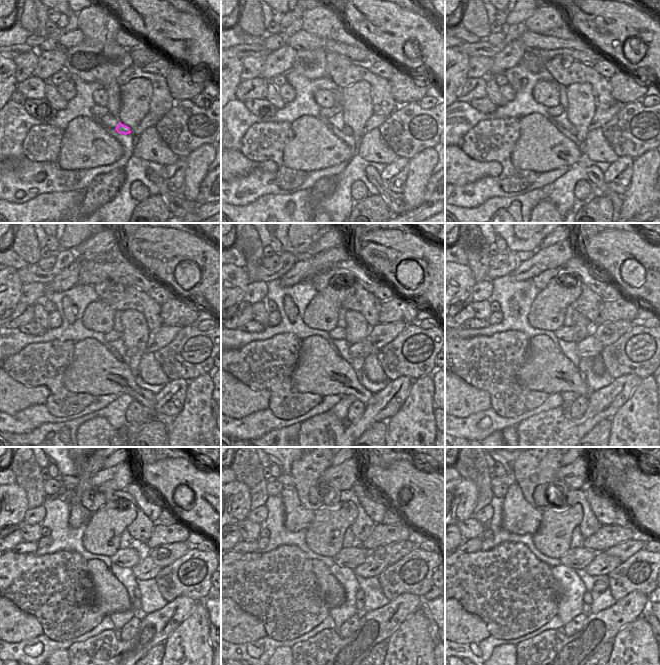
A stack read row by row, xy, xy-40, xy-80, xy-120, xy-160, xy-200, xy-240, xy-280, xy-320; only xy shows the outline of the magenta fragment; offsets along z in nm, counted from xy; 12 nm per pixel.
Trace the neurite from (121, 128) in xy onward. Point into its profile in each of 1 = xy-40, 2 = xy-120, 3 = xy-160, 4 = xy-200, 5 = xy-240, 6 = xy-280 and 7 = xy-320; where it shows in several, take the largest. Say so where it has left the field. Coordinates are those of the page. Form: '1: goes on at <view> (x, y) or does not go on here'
1: goes on at xy-40 (346, 130)
2: goes on at xy-120 (130, 352)
3: goes on at xy-160 (362, 349)
4: goes on at xy-200 (589, 347)
5: goes on at xy-240 (146, 569)
6: goes on at xy-280 (371, 567)
7: goes on at xy-320 (603, 564)

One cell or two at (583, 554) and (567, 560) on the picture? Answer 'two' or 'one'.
one

